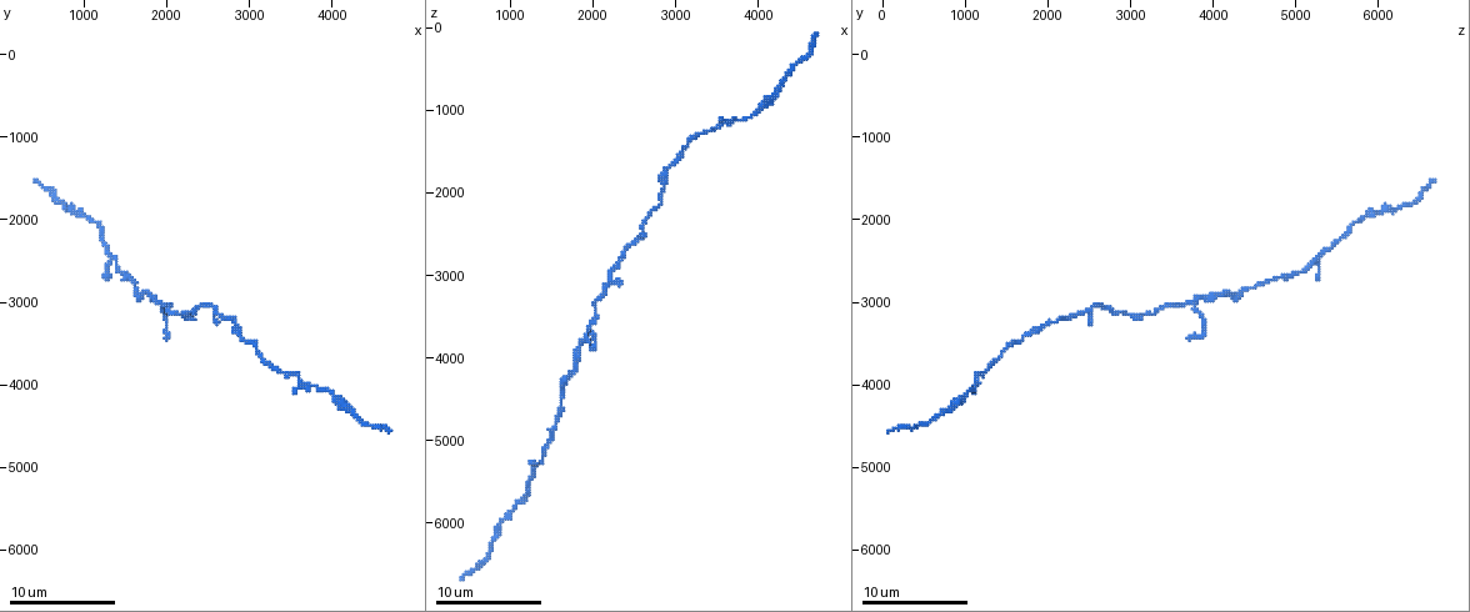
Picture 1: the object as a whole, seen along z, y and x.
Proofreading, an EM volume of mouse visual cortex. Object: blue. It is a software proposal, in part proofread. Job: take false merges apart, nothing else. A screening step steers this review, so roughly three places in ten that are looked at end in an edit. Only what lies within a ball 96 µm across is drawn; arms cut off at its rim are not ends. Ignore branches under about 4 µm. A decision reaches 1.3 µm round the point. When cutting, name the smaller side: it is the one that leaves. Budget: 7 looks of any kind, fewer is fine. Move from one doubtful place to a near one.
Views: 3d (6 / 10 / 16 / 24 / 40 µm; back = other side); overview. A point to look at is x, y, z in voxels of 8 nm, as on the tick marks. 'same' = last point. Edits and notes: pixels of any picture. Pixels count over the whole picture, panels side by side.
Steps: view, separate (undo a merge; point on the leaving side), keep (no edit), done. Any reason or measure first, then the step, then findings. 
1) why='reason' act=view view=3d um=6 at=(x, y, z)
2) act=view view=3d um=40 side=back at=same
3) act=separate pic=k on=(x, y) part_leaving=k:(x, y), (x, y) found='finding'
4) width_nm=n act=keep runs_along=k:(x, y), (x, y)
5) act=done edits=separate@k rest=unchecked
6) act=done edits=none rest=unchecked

why='branch point' act=view view=3d um=16 at=(1900, 3050, 3800)

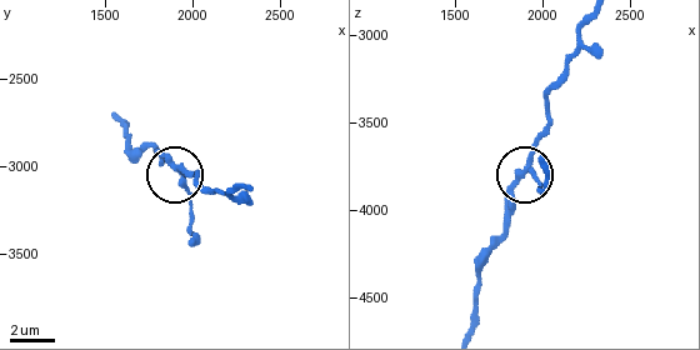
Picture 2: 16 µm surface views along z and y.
act=view view=3d um=6 at=same

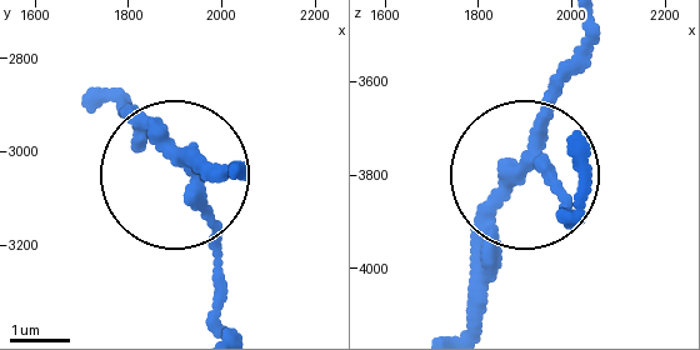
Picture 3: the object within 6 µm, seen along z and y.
act=keep runs_along=3:(236, 175), (186, 160), (221, 235), (221, 275) found='continuous, no second neuron'

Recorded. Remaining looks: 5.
why='a fork' act=view view=3d um=6 at=(2150, 3150, 3100)

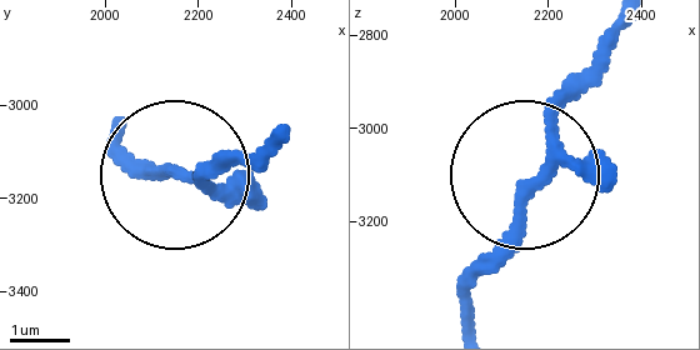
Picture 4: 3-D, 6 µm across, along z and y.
side_arm_um=39 arms=3 act=keep found='all the same neuron'

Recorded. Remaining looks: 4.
why='three arms meet' act=view view=3d um=6 at=(800, 1900, 6150)

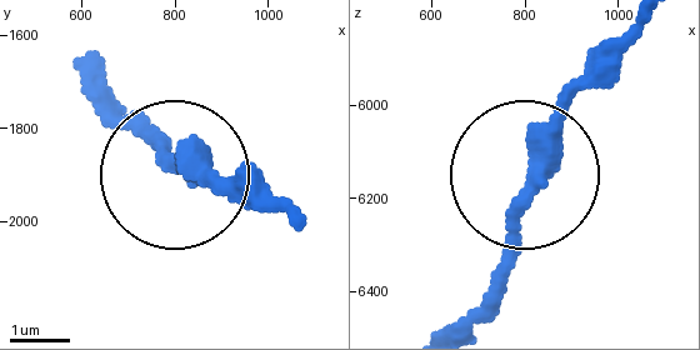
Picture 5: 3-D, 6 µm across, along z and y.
act=keep runs_along=5:(646, 24), (566, 113), (483, 323) found='all the same neuron'

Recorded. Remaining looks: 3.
why='three-way junction' act=view view=3d um=10 at=(1400, 2500, 5200)

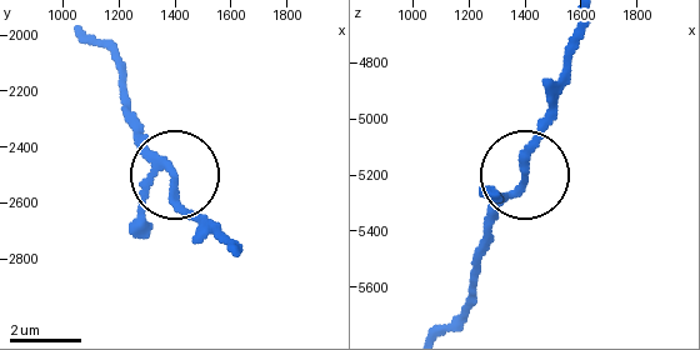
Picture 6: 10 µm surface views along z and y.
act=view view=3d um=6 at=(1390, 2540, 5200)

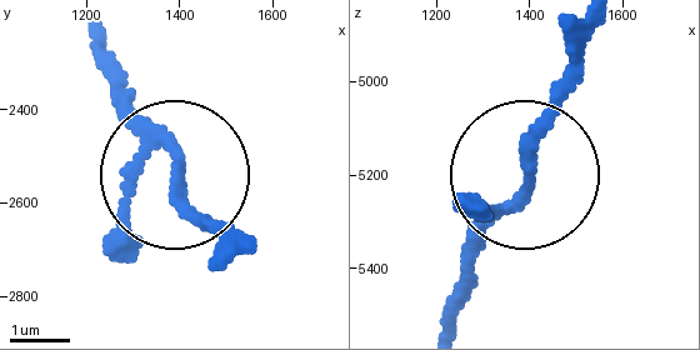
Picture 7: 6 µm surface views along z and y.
arms=3 act=keep found='one neuron here'

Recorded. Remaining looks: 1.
act=done edits=none rest=unchecked

